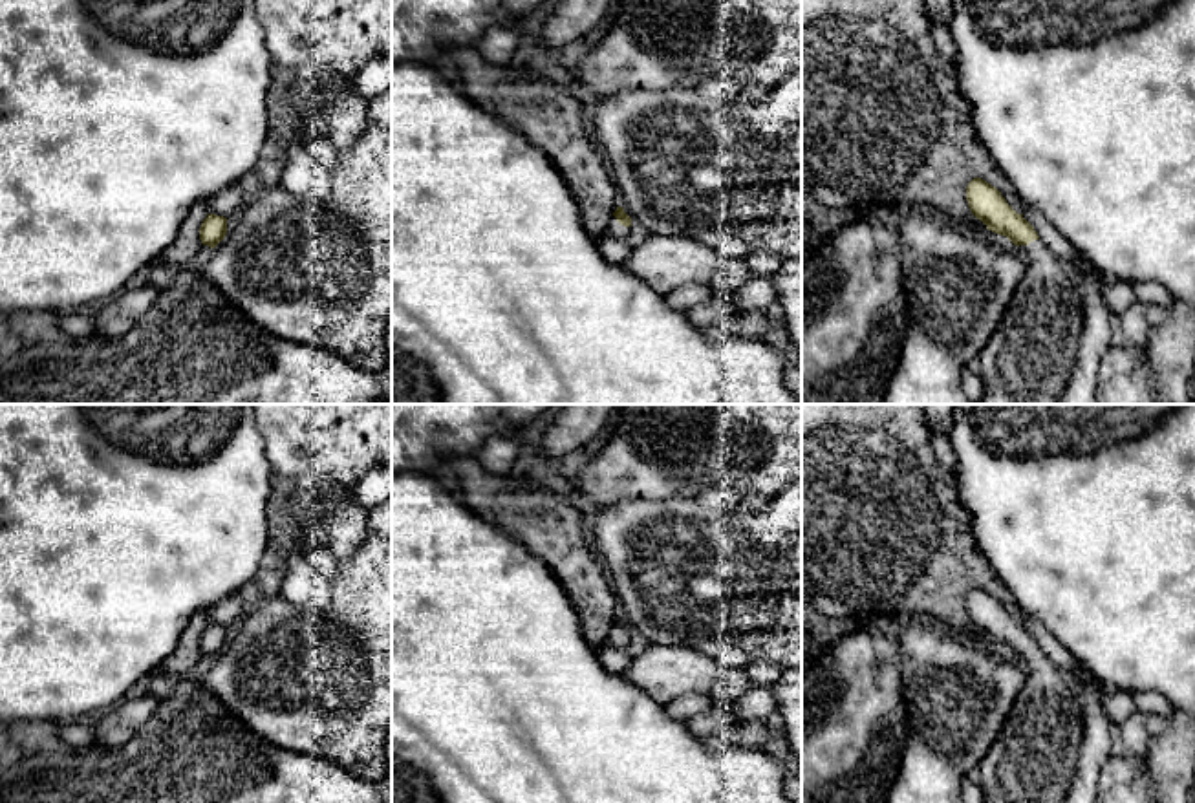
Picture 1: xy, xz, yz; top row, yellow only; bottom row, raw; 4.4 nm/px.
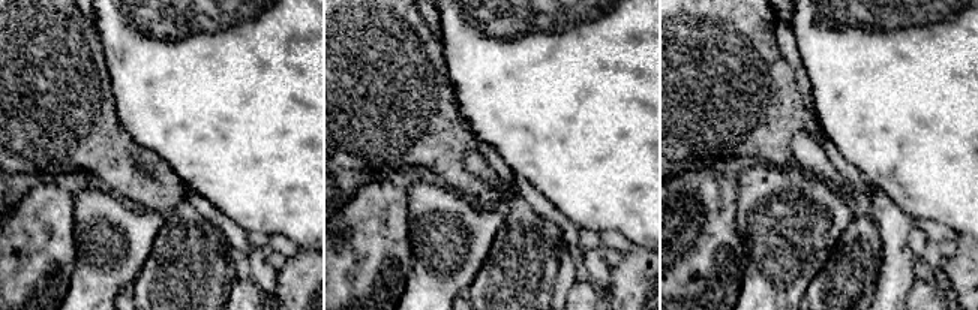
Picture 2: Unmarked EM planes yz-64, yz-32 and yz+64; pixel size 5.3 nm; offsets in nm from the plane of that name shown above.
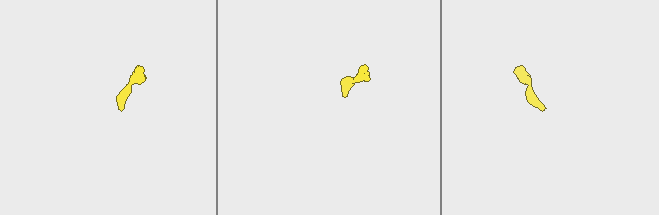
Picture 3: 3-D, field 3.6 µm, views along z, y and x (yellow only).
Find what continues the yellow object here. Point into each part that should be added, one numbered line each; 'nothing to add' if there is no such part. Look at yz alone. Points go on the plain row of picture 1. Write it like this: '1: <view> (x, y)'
1: yz (1034, 756)

